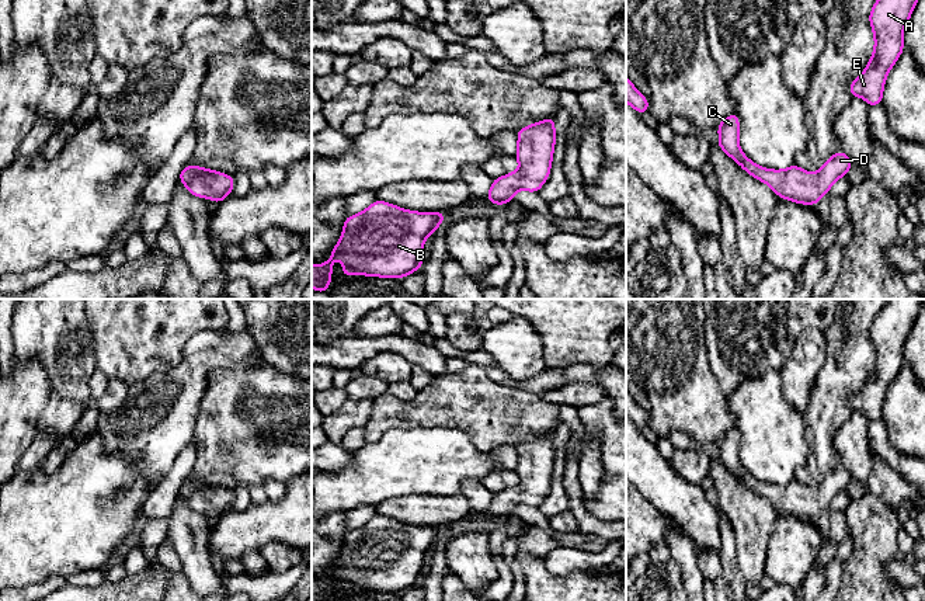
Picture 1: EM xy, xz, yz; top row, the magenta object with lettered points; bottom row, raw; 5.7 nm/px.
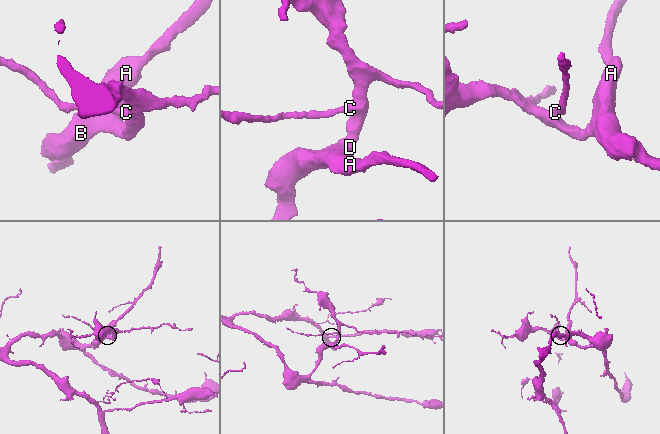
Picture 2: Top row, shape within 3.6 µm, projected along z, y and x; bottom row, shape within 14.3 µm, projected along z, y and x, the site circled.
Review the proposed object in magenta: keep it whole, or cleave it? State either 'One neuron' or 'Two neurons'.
One neuron

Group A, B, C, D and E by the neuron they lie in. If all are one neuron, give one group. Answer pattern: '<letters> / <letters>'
A B C D E

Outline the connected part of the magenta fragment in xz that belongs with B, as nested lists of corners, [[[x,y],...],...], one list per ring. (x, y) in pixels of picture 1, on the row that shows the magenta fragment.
[[[376,199],[361,213],[347,216],[342,235],[324,264],[312,264],[314,292],[327,292],[333,258],[344,263],[342,277],[404,278],[422,264],[427,237],[445,222],[446,212],[414,212]]]

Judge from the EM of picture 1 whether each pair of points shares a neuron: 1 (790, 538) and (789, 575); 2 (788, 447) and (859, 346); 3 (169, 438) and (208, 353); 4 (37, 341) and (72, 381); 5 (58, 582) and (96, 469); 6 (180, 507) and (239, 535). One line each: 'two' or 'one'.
1: one
2: two
3: one
4: one
5: two
6: two

